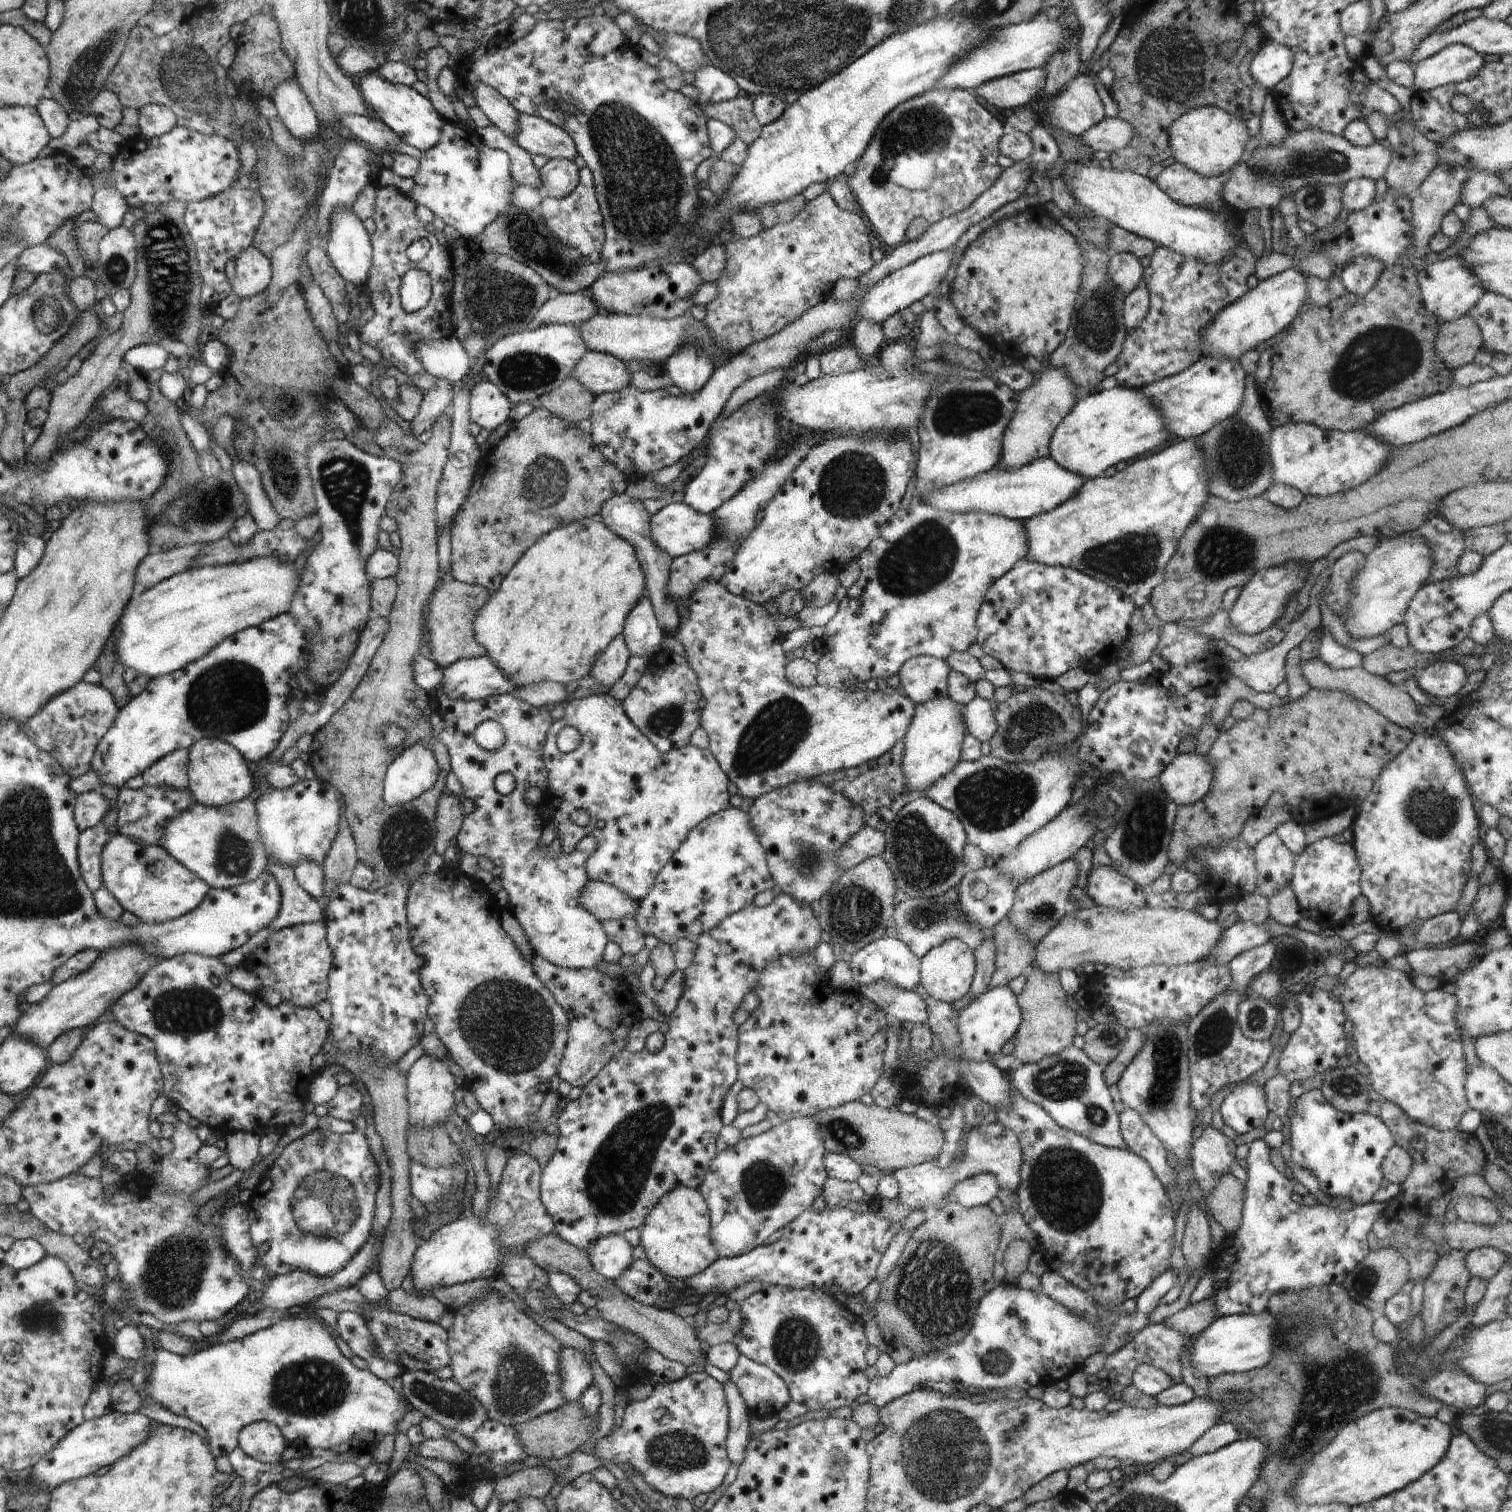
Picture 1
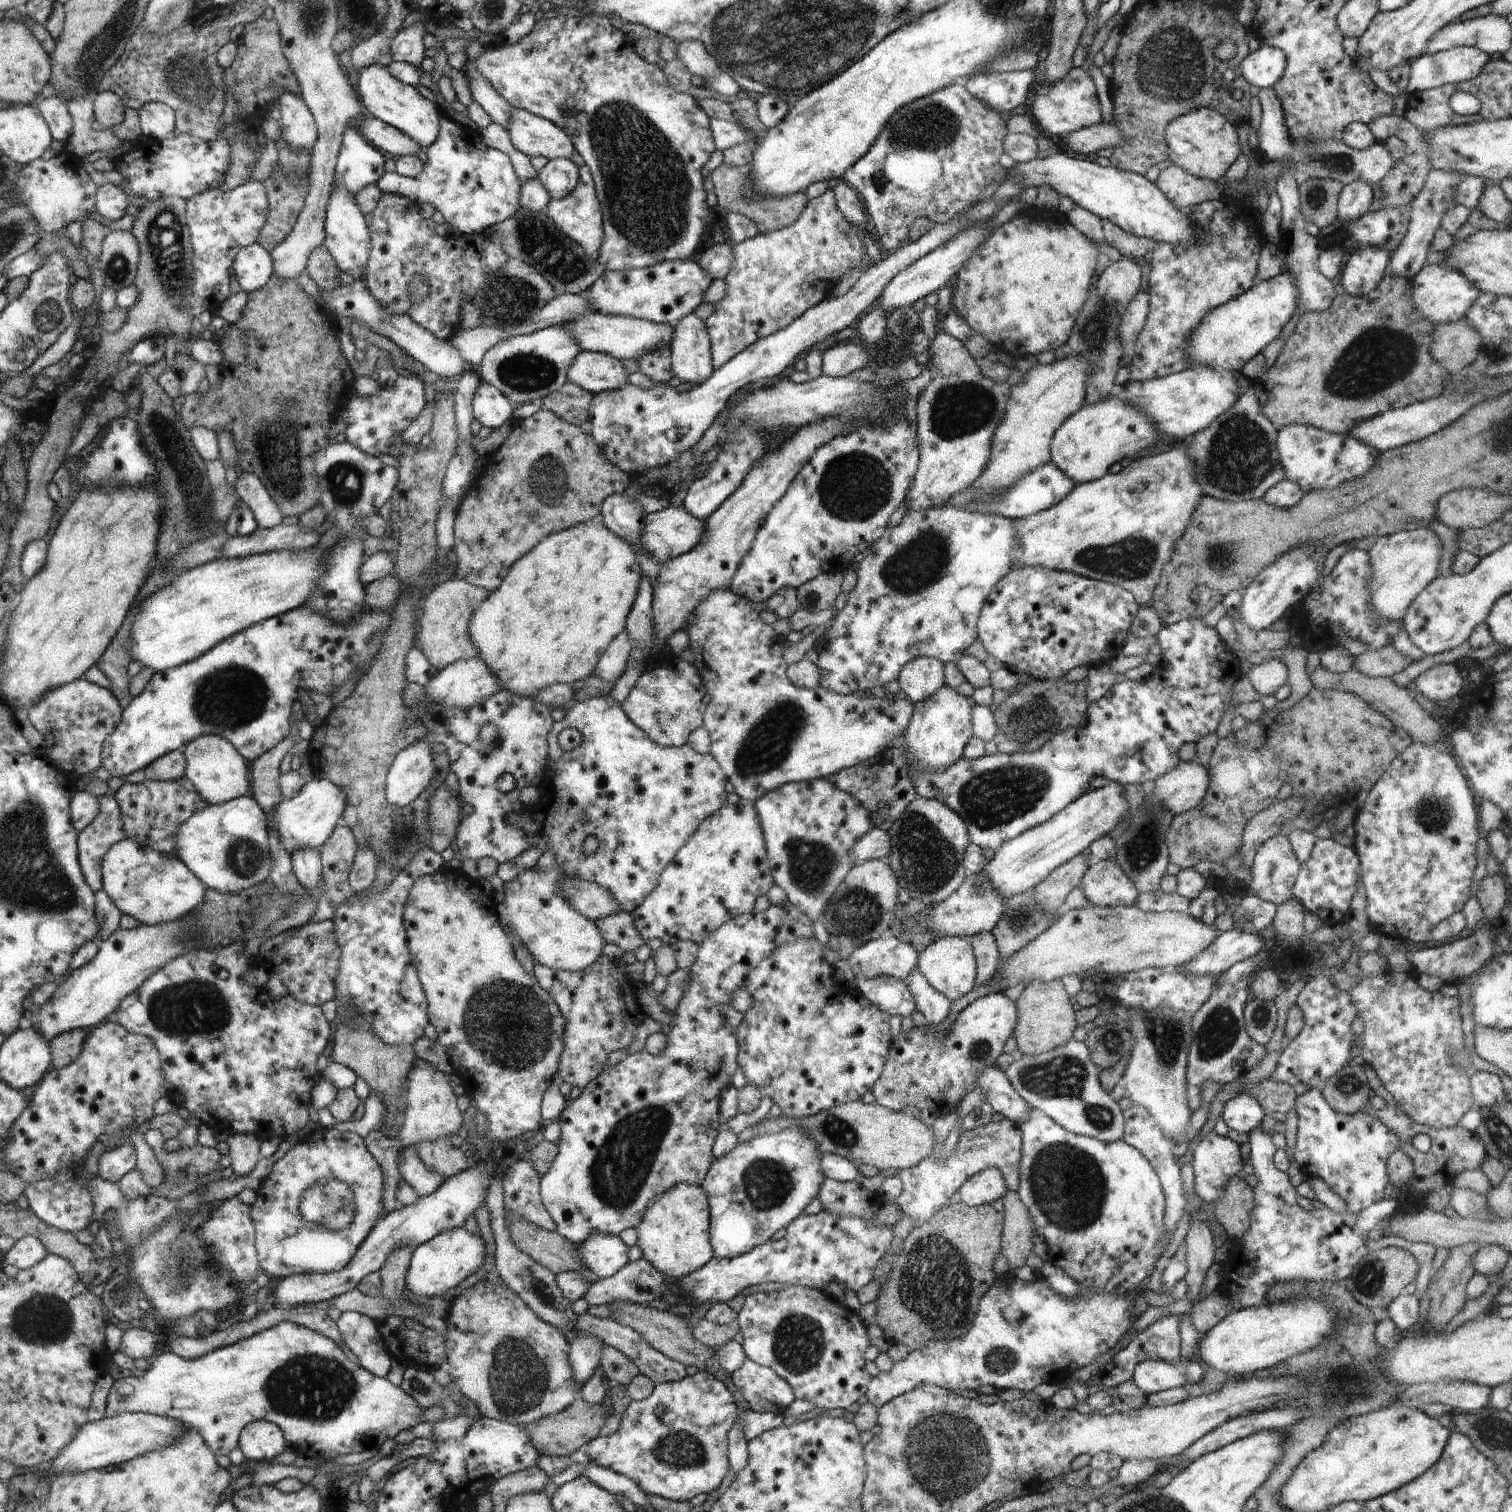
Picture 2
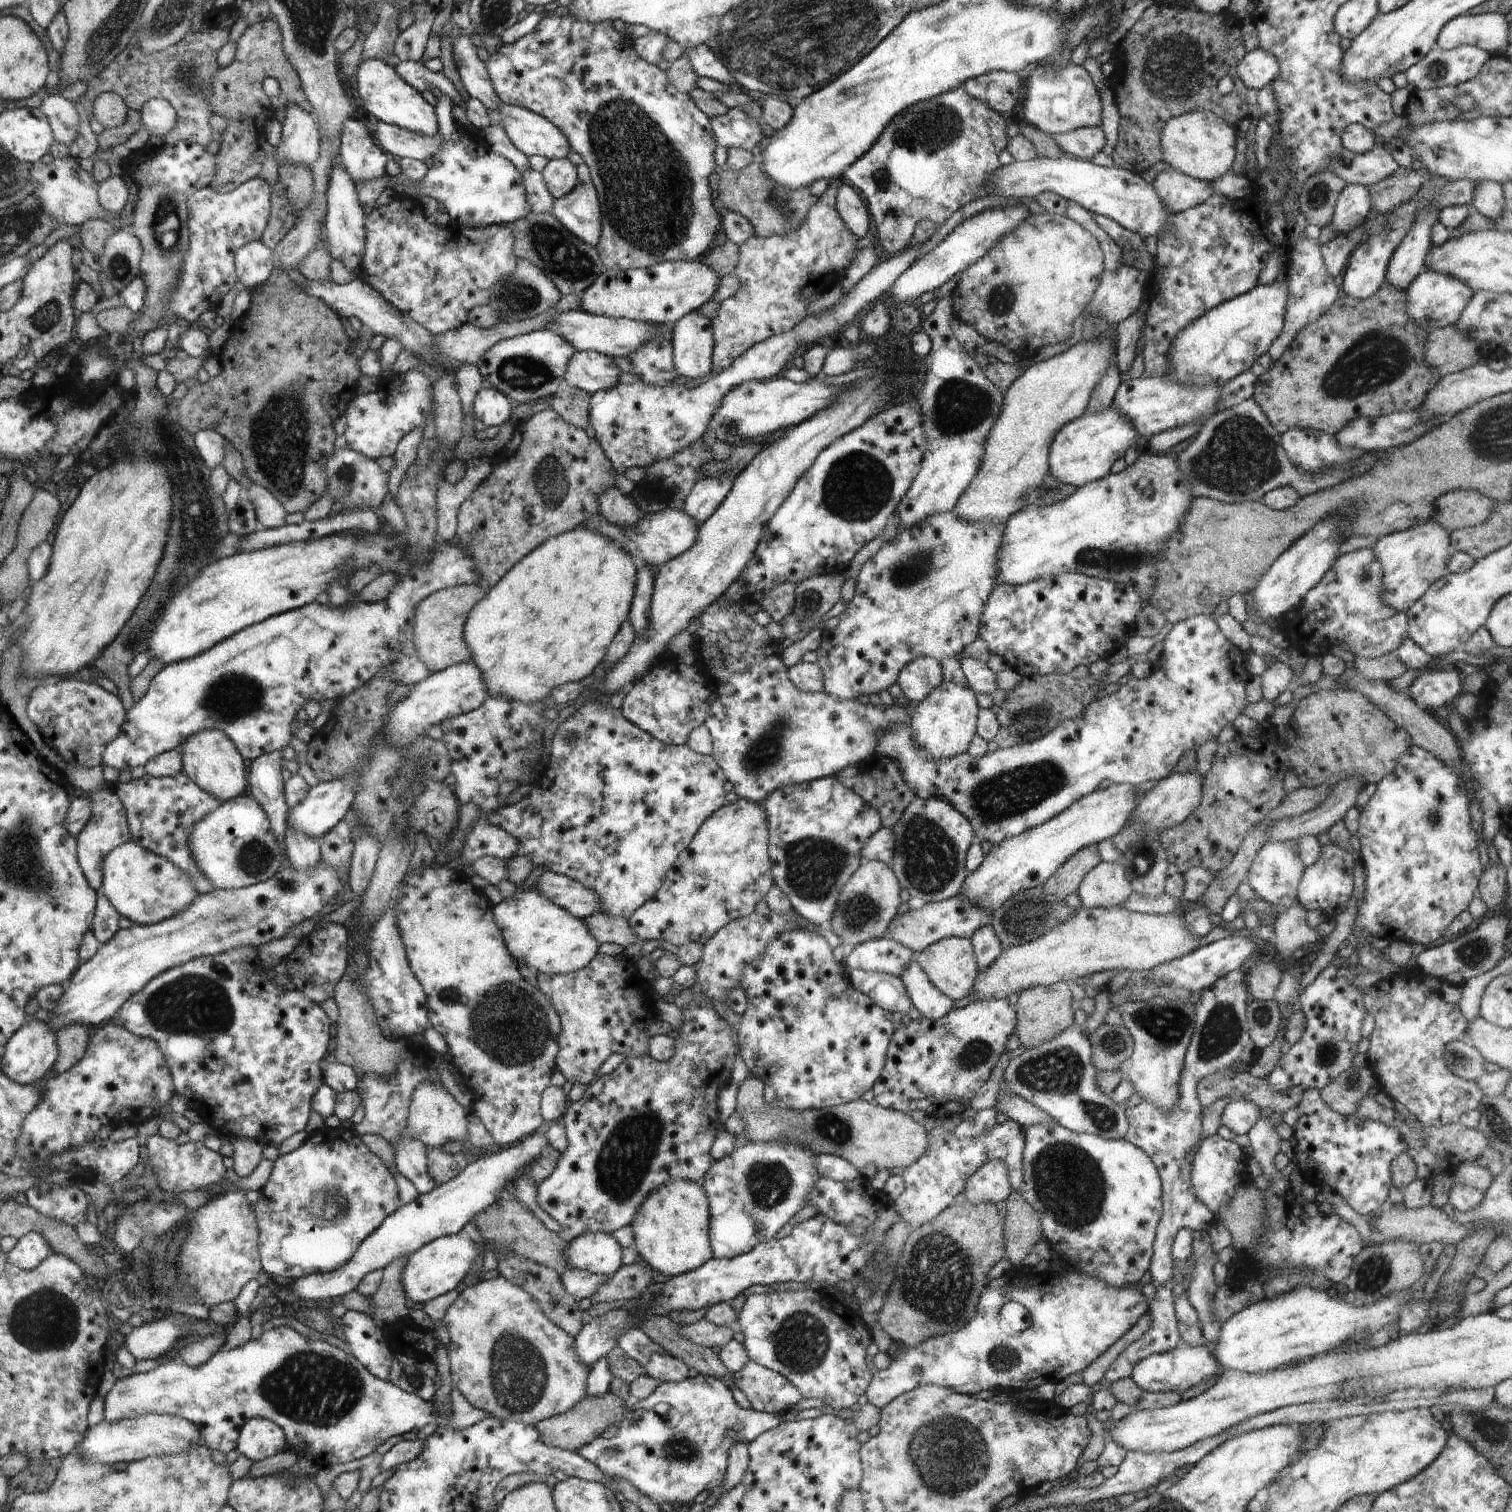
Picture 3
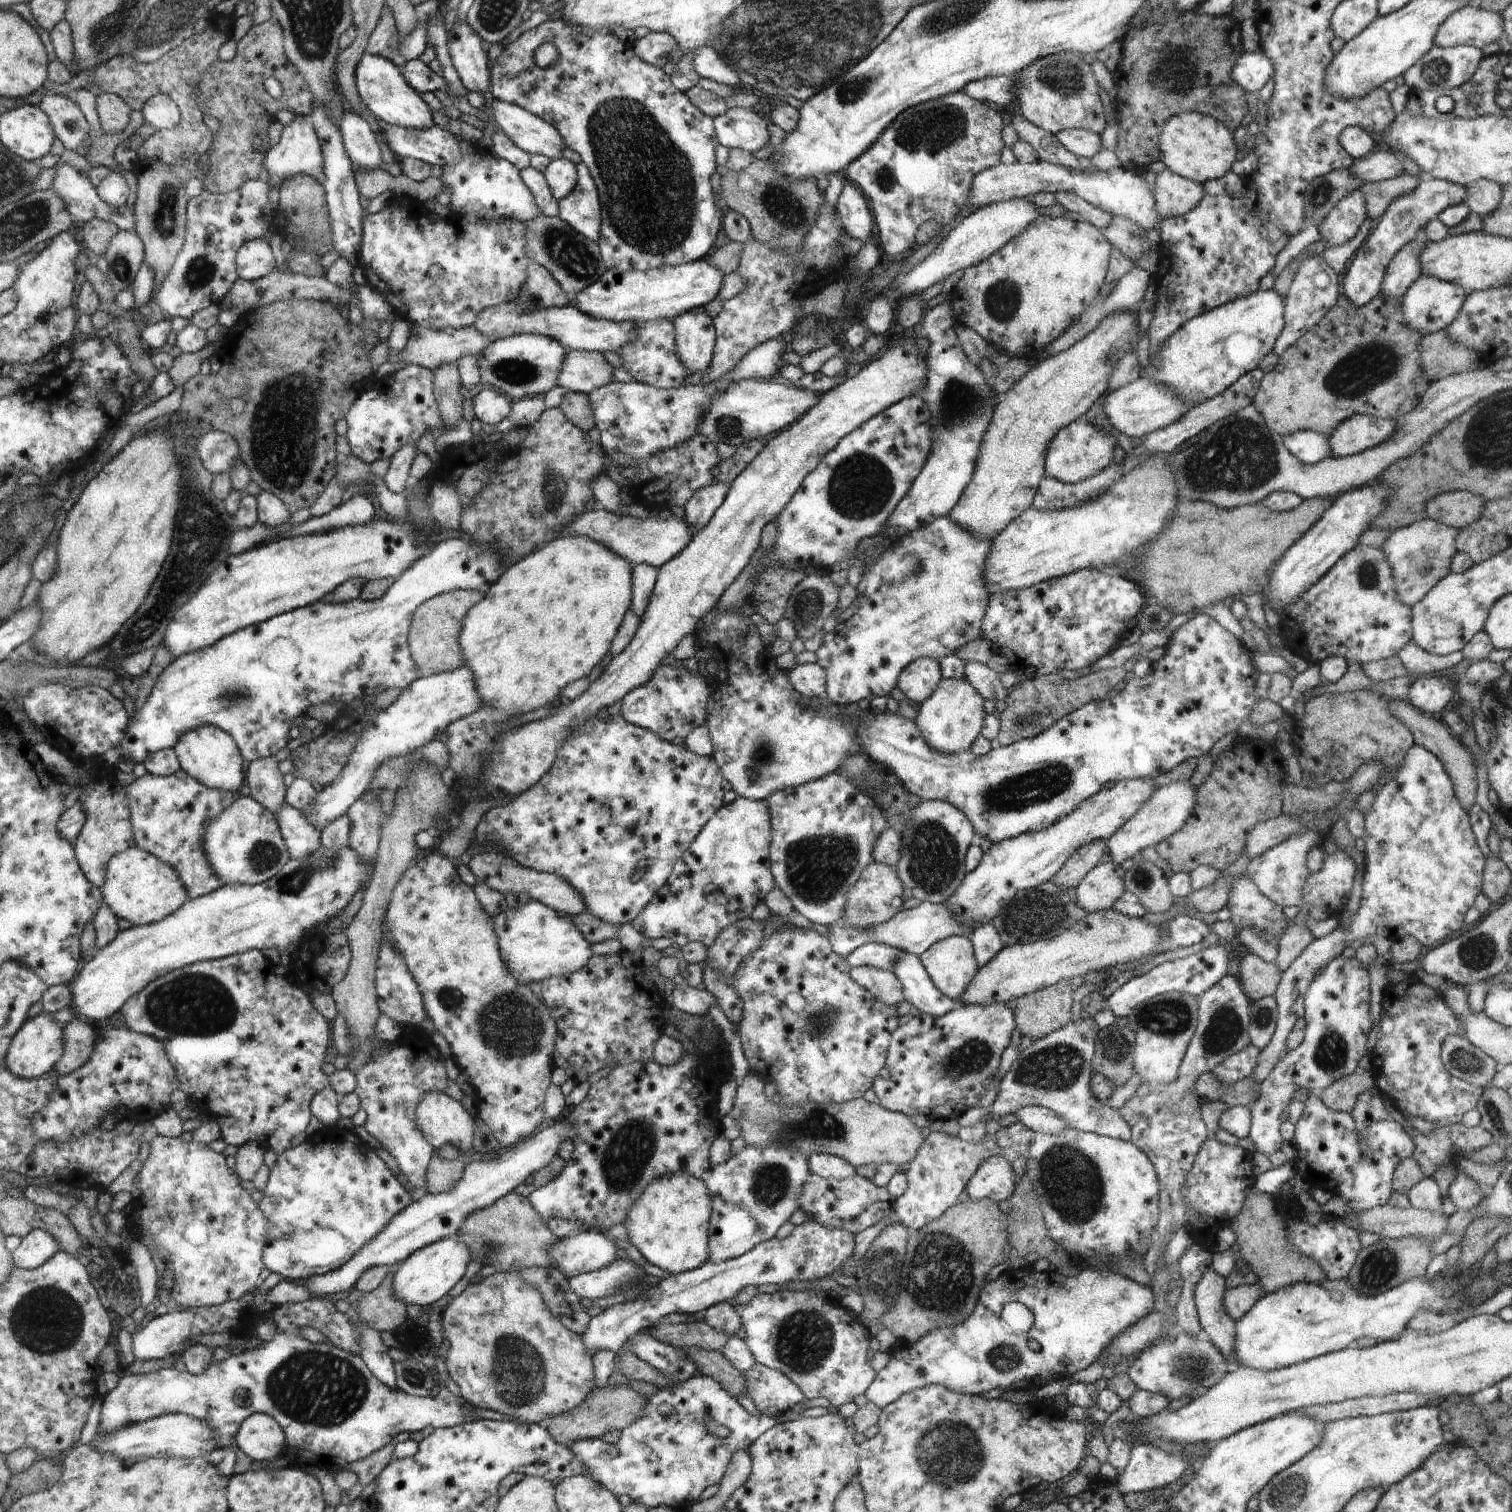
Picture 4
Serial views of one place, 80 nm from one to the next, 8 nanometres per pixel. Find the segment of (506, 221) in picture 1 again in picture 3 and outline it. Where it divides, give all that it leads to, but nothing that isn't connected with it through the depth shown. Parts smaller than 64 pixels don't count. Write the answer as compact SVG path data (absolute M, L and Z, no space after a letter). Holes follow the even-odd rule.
M532 211L508 226L513 232L513 253L520 260L527 260L542 269L563 295L580 295L606 269L597 247L590 246L568 233L567 228L552 214Z

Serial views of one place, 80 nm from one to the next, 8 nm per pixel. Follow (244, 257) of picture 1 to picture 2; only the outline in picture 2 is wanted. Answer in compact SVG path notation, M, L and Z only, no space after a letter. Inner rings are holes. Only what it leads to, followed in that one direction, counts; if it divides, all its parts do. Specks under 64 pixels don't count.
M251 244L240 250L235 260L236 272L241 290L251 294L266 286L274 274L274 258L261 244Z

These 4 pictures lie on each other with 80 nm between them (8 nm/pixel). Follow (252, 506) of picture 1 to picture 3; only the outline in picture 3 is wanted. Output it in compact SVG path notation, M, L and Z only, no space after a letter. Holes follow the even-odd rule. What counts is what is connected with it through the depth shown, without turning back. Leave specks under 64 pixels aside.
M253 483L250 488L244 488L242 491L242 497L250 500L255 506L261 528L277 529L285 524L287 512L269 490Z

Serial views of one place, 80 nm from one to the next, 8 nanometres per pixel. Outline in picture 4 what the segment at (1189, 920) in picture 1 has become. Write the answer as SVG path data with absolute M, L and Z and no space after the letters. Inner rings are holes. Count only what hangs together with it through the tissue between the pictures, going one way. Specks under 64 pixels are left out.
M1112 909L1087 913L1072 928L1060 930L1056 936L1047 934L1032 943L1004 947L988 964L977 969L959 1000L965 1005L1005 1004L1060 981L1069 982L1075 976L1084 977L1089 972L1103 971L1117 964L1139 964L1140 958L1151 954L1158 943L1159 926L1142 917L1129 917Z

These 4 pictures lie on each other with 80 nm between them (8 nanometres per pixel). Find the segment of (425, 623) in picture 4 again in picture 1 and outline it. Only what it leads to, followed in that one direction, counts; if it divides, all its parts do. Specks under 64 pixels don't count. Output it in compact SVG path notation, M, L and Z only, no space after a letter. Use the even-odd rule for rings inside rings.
M447 577L428 604L428 655L445 669L458 659L476 658L487 654L487 649L475 639L475 616L486 606L492 593L480 585L471 585Z

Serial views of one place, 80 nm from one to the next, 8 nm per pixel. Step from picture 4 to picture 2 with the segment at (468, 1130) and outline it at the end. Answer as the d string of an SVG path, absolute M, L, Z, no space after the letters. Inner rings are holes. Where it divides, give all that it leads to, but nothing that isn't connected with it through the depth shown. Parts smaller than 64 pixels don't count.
M416 1057L411 1074L407 1078L407 1104L403 1112L403 1124L395 1137L408 1147L422 1141L448 1139L452 1134L456 1134L462 1126L462 1114L456 1106L456 1096L452 1092L452 1086L448 1084L446 1075L435 1066Z

